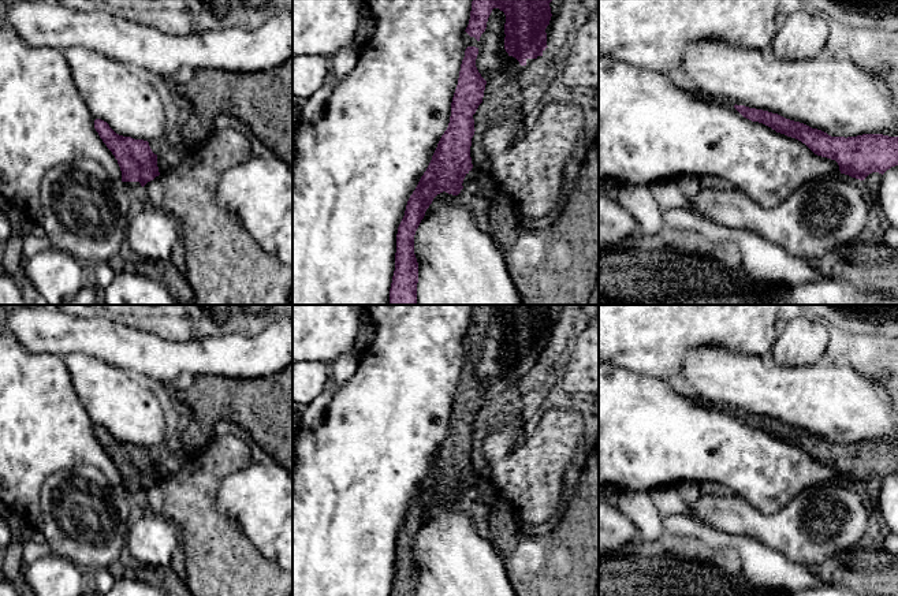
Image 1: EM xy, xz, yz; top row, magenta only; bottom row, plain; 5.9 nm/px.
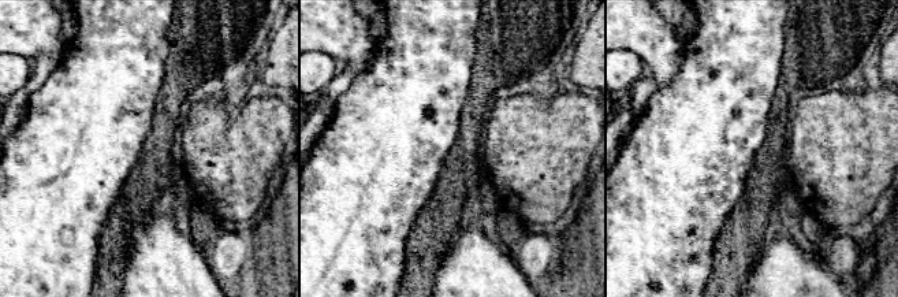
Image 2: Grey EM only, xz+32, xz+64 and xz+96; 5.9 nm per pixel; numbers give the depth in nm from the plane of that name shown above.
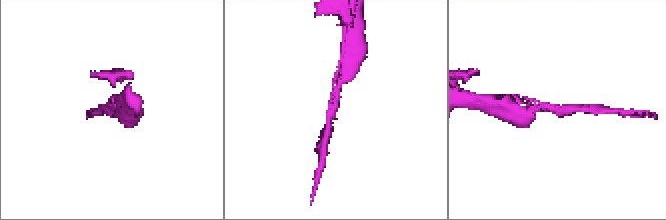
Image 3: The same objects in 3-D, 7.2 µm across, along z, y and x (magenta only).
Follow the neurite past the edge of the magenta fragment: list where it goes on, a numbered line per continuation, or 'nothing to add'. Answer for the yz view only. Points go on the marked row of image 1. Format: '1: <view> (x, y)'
nothing to add

